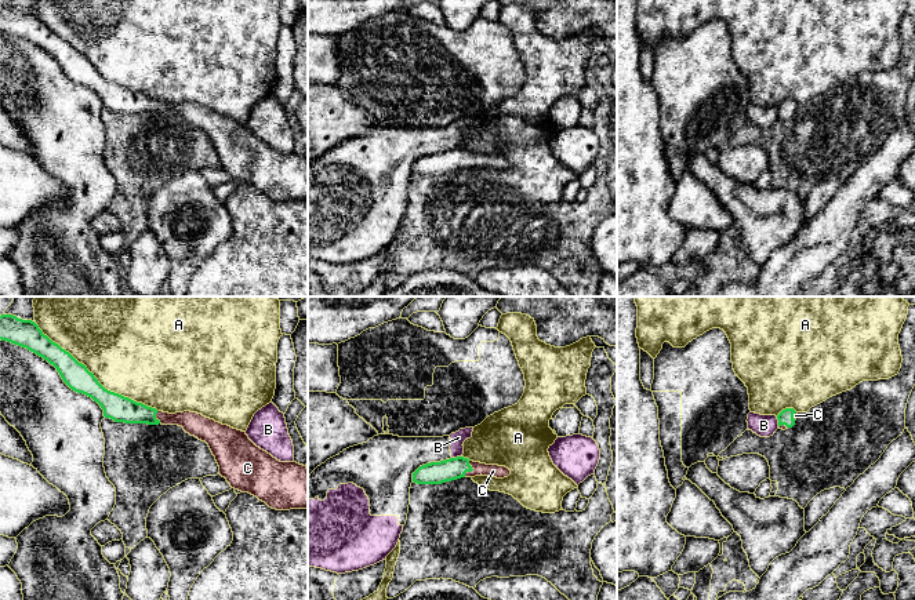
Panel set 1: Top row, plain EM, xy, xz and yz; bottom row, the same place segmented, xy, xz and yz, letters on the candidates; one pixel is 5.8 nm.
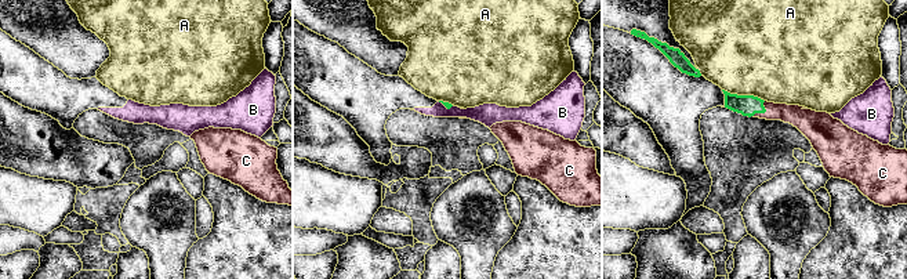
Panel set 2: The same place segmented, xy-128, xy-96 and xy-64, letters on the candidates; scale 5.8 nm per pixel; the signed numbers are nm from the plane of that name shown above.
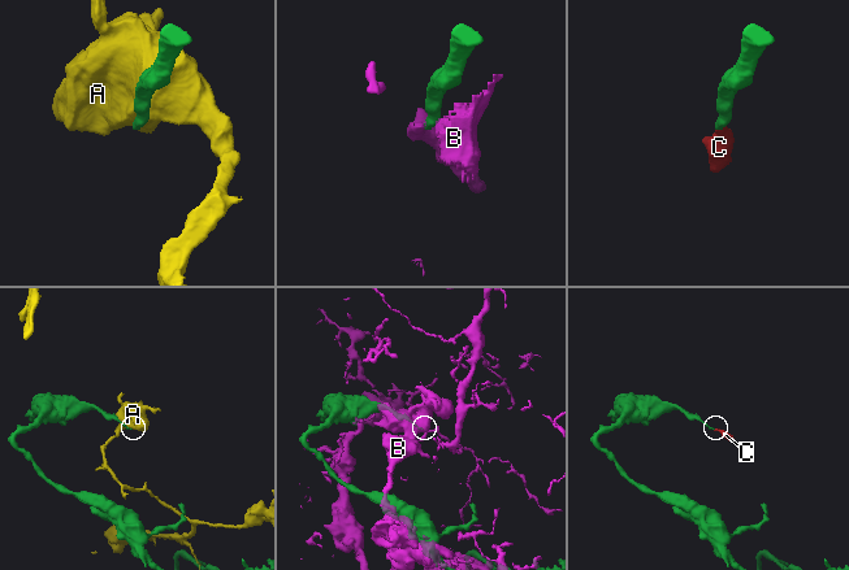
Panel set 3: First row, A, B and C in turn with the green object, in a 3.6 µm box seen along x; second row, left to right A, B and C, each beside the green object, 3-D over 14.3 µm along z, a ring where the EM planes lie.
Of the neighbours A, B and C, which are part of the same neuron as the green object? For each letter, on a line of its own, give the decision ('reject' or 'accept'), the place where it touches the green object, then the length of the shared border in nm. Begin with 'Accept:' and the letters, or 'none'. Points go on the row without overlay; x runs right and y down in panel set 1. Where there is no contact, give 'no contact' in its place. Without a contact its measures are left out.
Accept: C
A: reject; contact xy (95, 69); length 900 nm
B: reject; contact xz (457, 148); length 60 nm
C: accept; contact xz (471, 162); length 100 nm

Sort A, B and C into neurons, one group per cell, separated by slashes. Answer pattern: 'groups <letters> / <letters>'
groups A / B / C

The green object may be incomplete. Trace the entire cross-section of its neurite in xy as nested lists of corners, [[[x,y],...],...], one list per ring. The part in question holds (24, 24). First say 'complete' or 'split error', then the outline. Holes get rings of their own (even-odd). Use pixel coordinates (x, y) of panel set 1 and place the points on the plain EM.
split error; [[[0,7],[0,30],[26,39],[52,55],[75,83],[97,92],[104,108],[115,113],[178,116],[206,132],[232,179],[248,183],[276,201],[308,199],[308,159],[280,153],[257,138],[246,123],[215,113],[201,105],[168,105],[105,80],[87,58],[52,33],[32,11]]]

